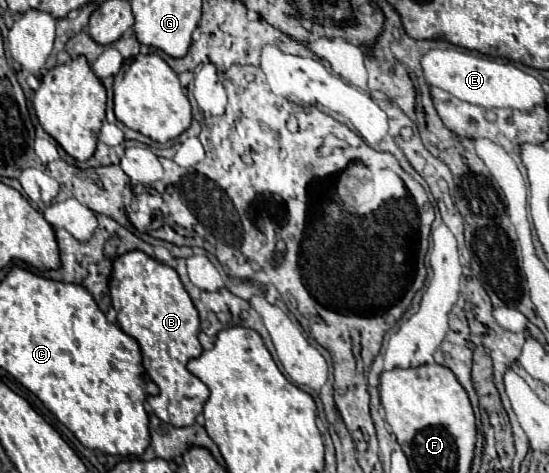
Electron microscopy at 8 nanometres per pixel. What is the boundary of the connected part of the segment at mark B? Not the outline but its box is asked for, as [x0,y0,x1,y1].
[110,251,210,427]

